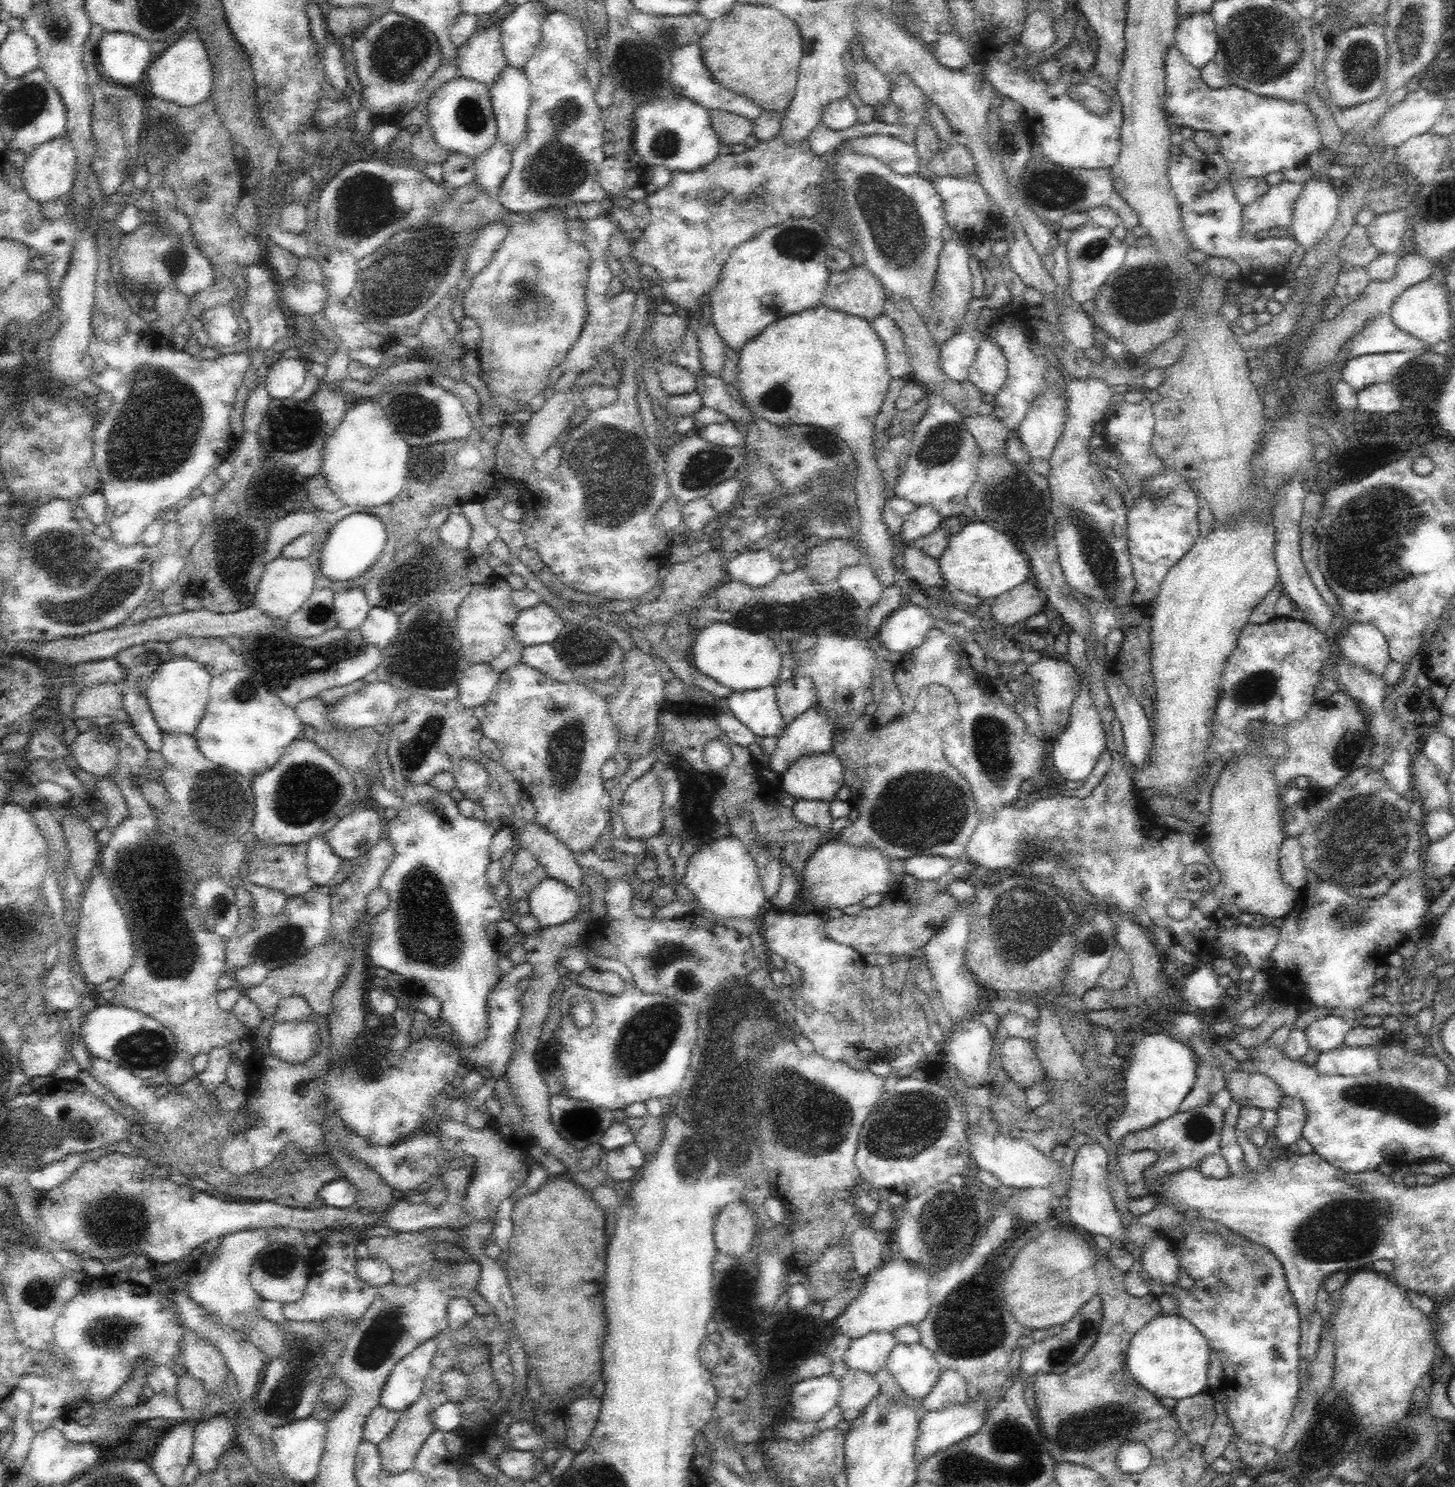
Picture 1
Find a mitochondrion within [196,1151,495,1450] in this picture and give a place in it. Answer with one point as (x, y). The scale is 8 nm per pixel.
(379, 1338)

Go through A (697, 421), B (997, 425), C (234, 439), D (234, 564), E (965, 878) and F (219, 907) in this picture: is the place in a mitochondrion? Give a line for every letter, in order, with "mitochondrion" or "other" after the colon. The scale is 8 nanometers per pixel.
A: other
B: other
C: other
D: mitochondrion
E: other
F: mitochondrion

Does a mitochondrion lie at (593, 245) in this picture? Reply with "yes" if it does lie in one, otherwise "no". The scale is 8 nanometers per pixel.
no

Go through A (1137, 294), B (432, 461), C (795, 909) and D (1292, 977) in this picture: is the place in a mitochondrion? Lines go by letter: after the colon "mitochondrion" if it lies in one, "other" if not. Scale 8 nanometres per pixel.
A: mitochondrion
B: mitochondrion
C: other
D: other

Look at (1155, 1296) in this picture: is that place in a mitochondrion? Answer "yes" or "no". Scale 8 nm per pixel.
no

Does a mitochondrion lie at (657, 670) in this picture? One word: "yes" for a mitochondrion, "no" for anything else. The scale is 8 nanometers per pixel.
no

